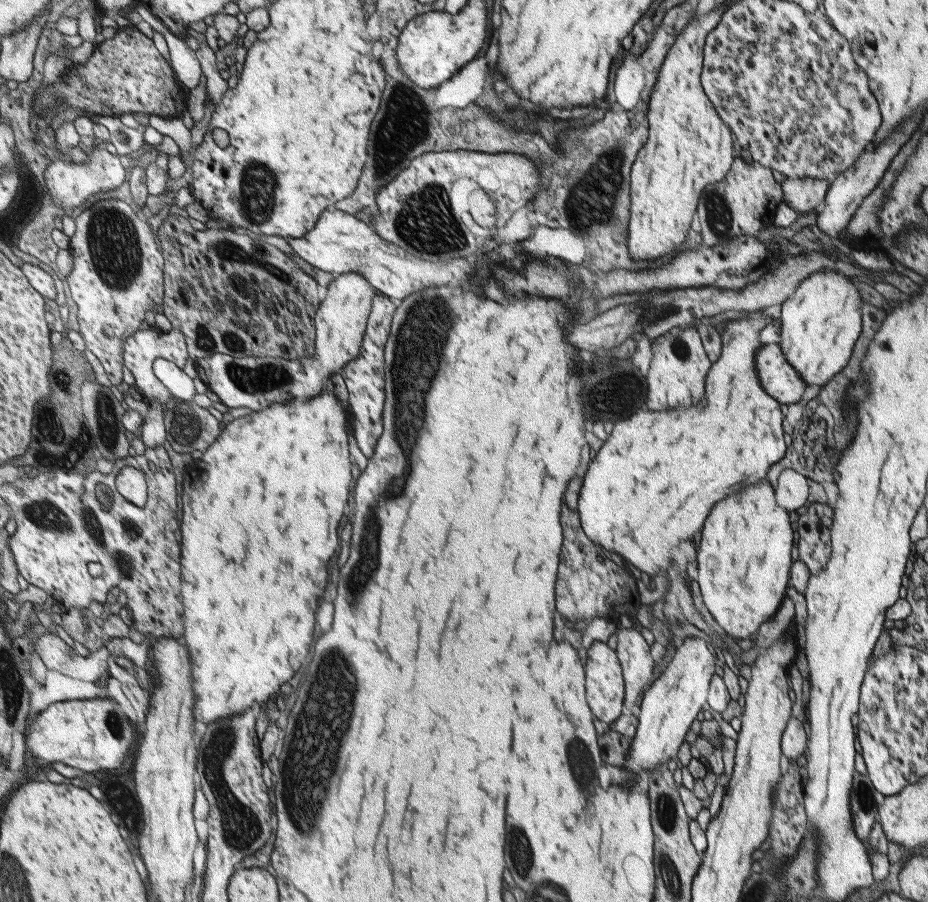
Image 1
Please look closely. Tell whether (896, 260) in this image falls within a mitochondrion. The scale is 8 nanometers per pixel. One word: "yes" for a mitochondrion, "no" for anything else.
no

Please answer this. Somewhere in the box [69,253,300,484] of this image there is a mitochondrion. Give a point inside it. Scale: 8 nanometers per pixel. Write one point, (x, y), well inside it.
(105, 411)

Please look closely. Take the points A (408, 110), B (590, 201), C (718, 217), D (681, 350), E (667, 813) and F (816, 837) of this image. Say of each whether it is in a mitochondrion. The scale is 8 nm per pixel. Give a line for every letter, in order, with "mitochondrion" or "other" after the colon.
A: mitochondrion
B: mitochondrion
C: mitochondrion
D: mitochondrion
E: mitochondrion
F: other

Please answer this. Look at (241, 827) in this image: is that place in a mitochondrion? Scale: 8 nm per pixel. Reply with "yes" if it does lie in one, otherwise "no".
yes

